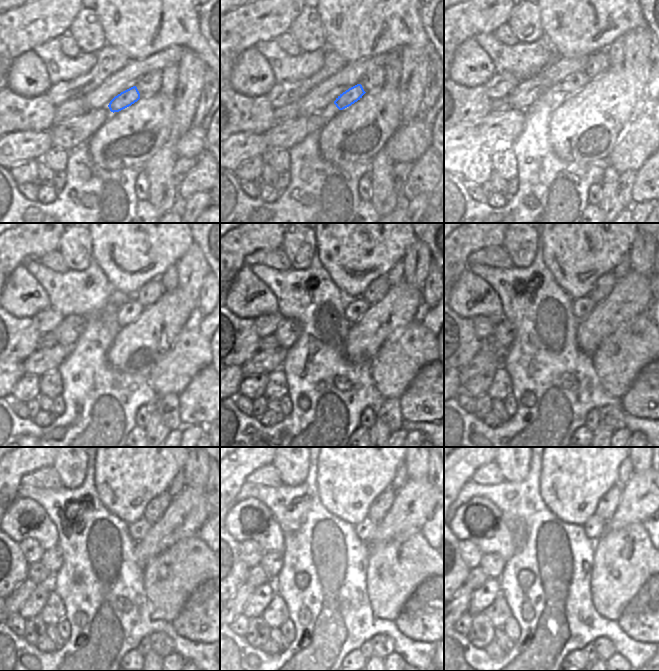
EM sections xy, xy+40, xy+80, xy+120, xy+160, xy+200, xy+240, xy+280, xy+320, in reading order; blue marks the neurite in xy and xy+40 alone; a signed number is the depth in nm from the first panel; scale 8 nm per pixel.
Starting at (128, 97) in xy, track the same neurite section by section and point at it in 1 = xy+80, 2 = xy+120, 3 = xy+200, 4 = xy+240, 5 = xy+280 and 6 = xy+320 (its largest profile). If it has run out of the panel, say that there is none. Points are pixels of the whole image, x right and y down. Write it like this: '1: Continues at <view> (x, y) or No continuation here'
1: Continues at xy+80 (573, 85)
2: Continues at xy+120 (128, 312)
3: Continues at xy+200 (581, 307)
4: Continues at xy+240 (137, 531)
5: Continues at xy+280 (365, 530)
6: Continues at xy+320 (594, 527)

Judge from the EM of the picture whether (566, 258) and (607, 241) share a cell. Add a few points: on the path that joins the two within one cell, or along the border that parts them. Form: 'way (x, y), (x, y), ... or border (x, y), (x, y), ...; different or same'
way (576, 252), (592, 252), (597, 247); same

